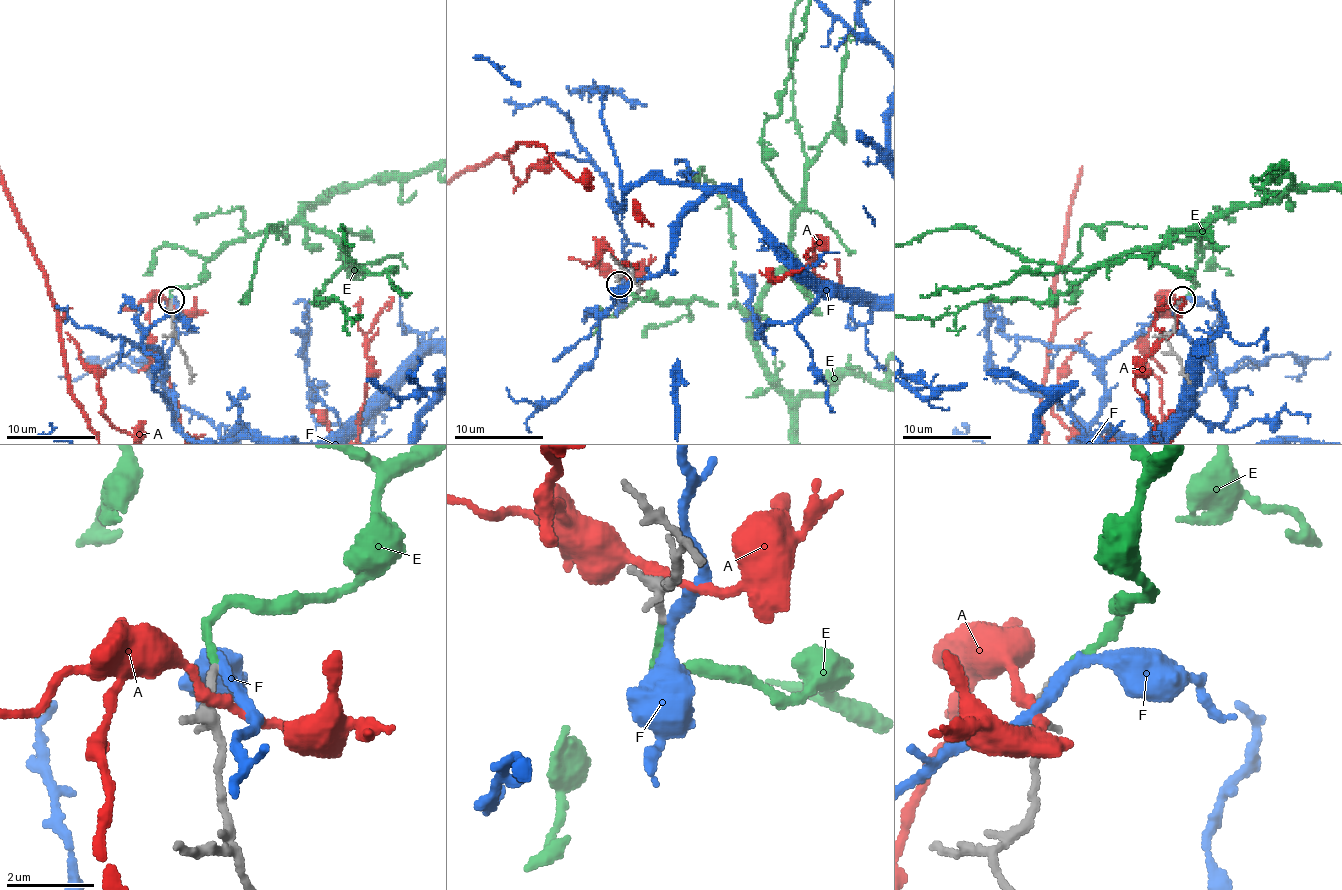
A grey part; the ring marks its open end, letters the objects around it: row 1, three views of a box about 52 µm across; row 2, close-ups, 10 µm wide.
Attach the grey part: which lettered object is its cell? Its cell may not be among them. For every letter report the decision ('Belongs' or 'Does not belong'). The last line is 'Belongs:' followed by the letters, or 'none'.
A: Does not belong
E: Belongs
F: Does not belong
Belongs: E

